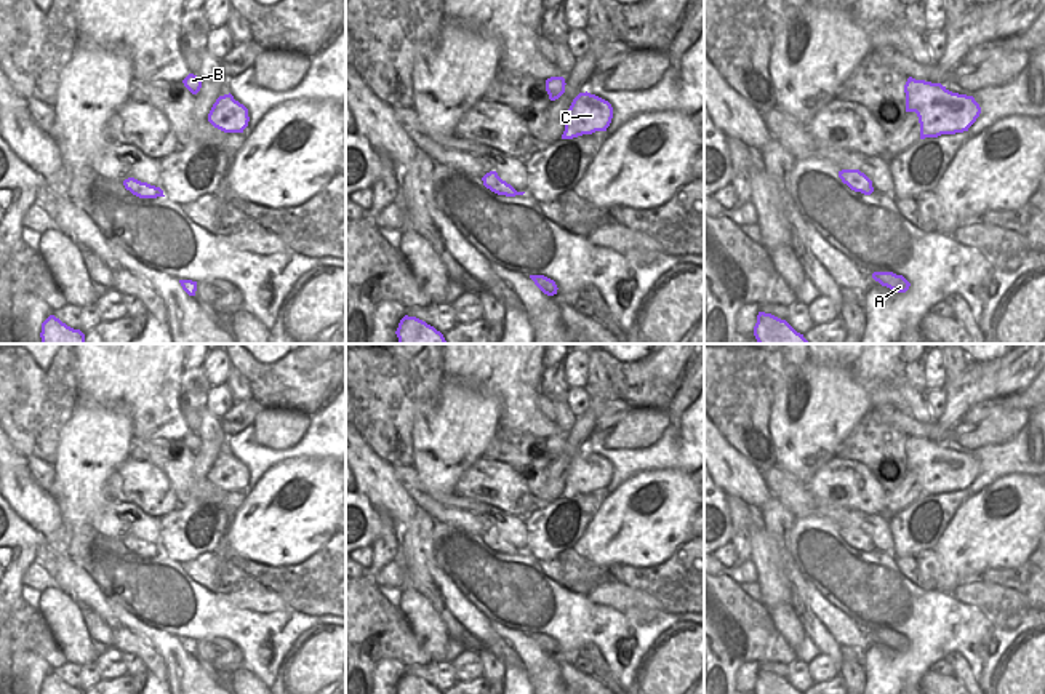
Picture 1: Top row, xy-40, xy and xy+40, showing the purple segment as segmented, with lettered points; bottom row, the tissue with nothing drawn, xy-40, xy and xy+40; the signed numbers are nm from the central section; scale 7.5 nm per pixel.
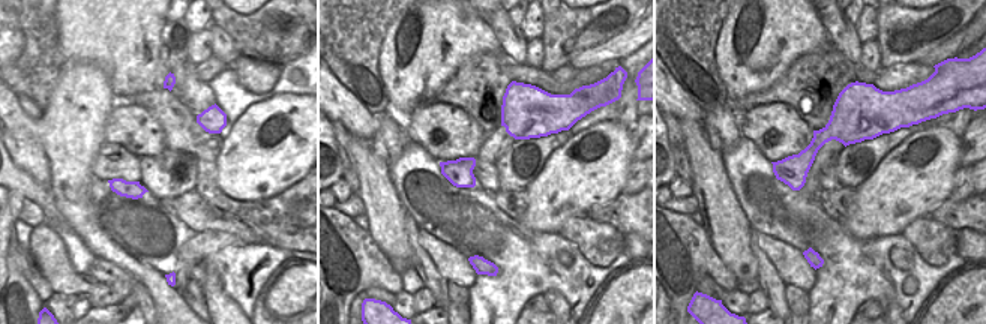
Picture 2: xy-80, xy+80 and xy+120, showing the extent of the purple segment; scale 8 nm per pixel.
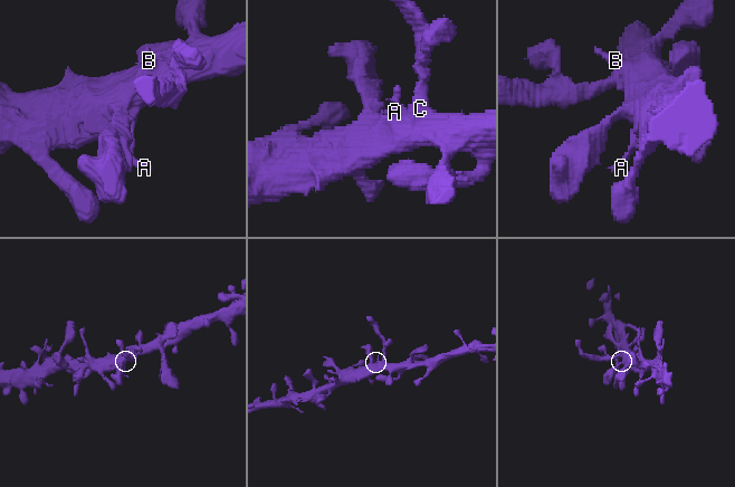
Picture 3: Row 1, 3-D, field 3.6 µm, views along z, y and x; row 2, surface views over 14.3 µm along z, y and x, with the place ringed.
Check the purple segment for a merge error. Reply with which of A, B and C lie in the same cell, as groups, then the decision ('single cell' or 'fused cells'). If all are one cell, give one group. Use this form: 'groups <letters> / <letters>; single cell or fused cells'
groups A B C; single cell

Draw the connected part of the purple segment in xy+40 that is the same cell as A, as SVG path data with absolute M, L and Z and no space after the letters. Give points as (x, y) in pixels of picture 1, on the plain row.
M874 630L872 636L896 651L906 651L911 644L903 633L896 633L893 630Z

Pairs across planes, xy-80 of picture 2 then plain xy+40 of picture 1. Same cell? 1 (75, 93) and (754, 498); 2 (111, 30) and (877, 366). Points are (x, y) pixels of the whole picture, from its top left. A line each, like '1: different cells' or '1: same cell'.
1: different cells
2: same cell

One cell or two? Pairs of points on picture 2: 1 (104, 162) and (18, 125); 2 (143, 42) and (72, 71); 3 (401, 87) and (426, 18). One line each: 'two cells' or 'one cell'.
1: two cells
2: two cells
3: one cell

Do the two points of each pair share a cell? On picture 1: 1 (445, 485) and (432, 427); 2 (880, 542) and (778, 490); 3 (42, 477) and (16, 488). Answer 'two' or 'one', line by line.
1: one
2: one
3: two

